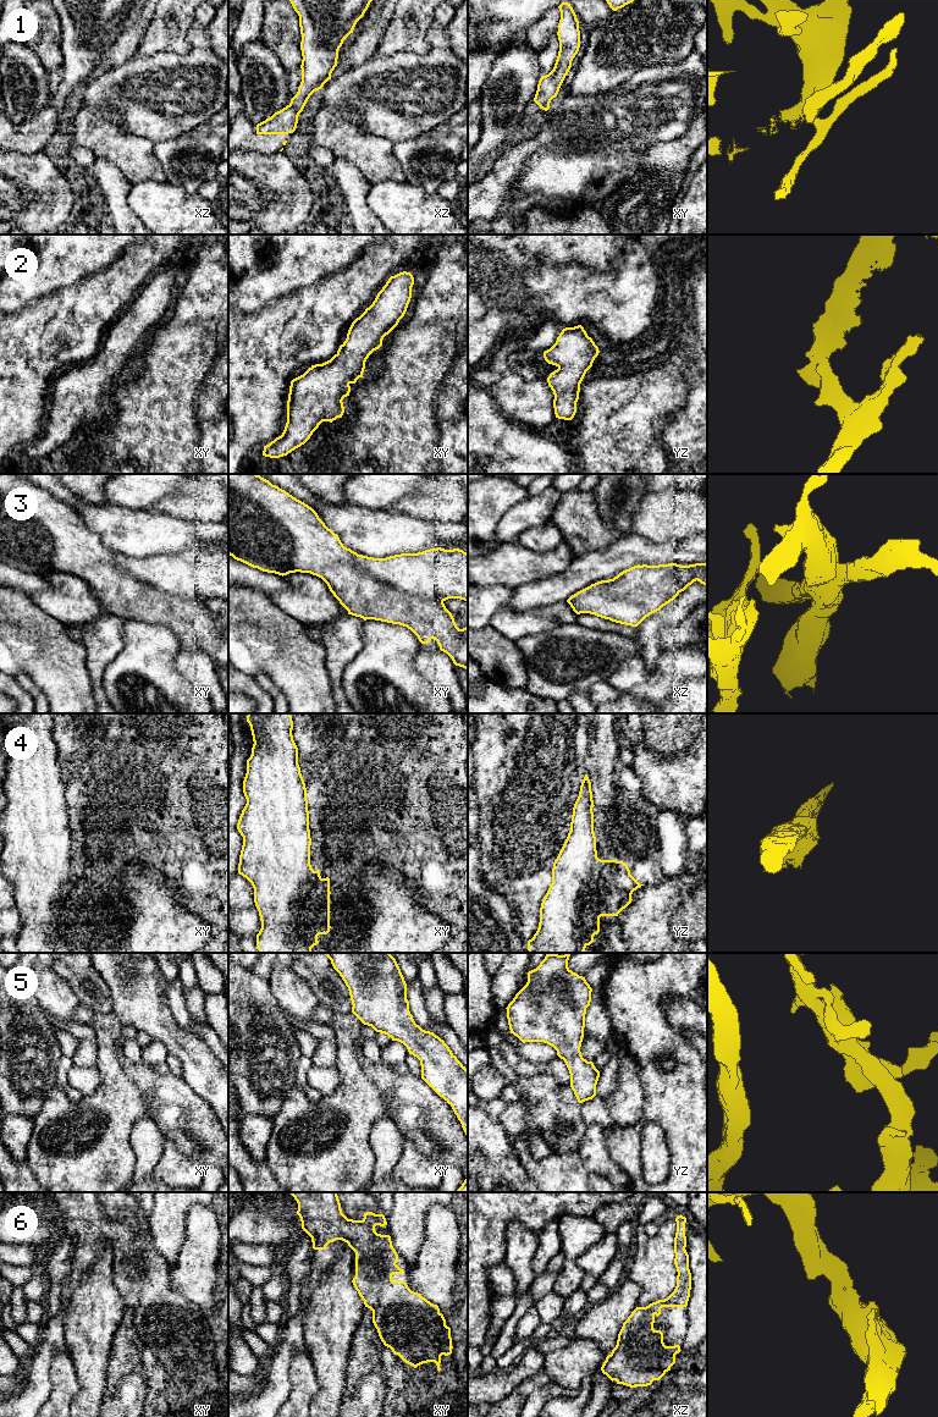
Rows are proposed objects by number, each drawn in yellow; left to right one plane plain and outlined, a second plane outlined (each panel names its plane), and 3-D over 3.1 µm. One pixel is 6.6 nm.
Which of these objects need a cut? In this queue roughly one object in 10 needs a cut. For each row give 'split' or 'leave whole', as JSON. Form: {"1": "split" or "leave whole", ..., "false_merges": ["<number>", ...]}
{"1": "leave whole", "2": "leave whole", "3": "leave whole", "4": "leave whole", "5": "leave whole", "6": "leave whole", "false_merges": []}

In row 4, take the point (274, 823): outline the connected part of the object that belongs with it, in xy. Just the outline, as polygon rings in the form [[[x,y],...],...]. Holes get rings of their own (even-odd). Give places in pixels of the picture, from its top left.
[[[248,713],[247,722],[253,735],[252,755],[247,760],[247,773],[243,781],[243,793],[247,804],[239,816],[237,829],[243,837],[243,845],[239,855],[238,873],[245,877],[254,888],[254,903],[259,911],[261,928],[256,934],[256,948],[259,953],[311,953],[311,948],[319,943],[319,934],[330,932],[330,878],[322,878],[320,871],[314,871],[310,865],[310,829],[309,811],[307,800],[307,788],[298,765],[298,748],[293,740],[293,721],[291,713]]]

